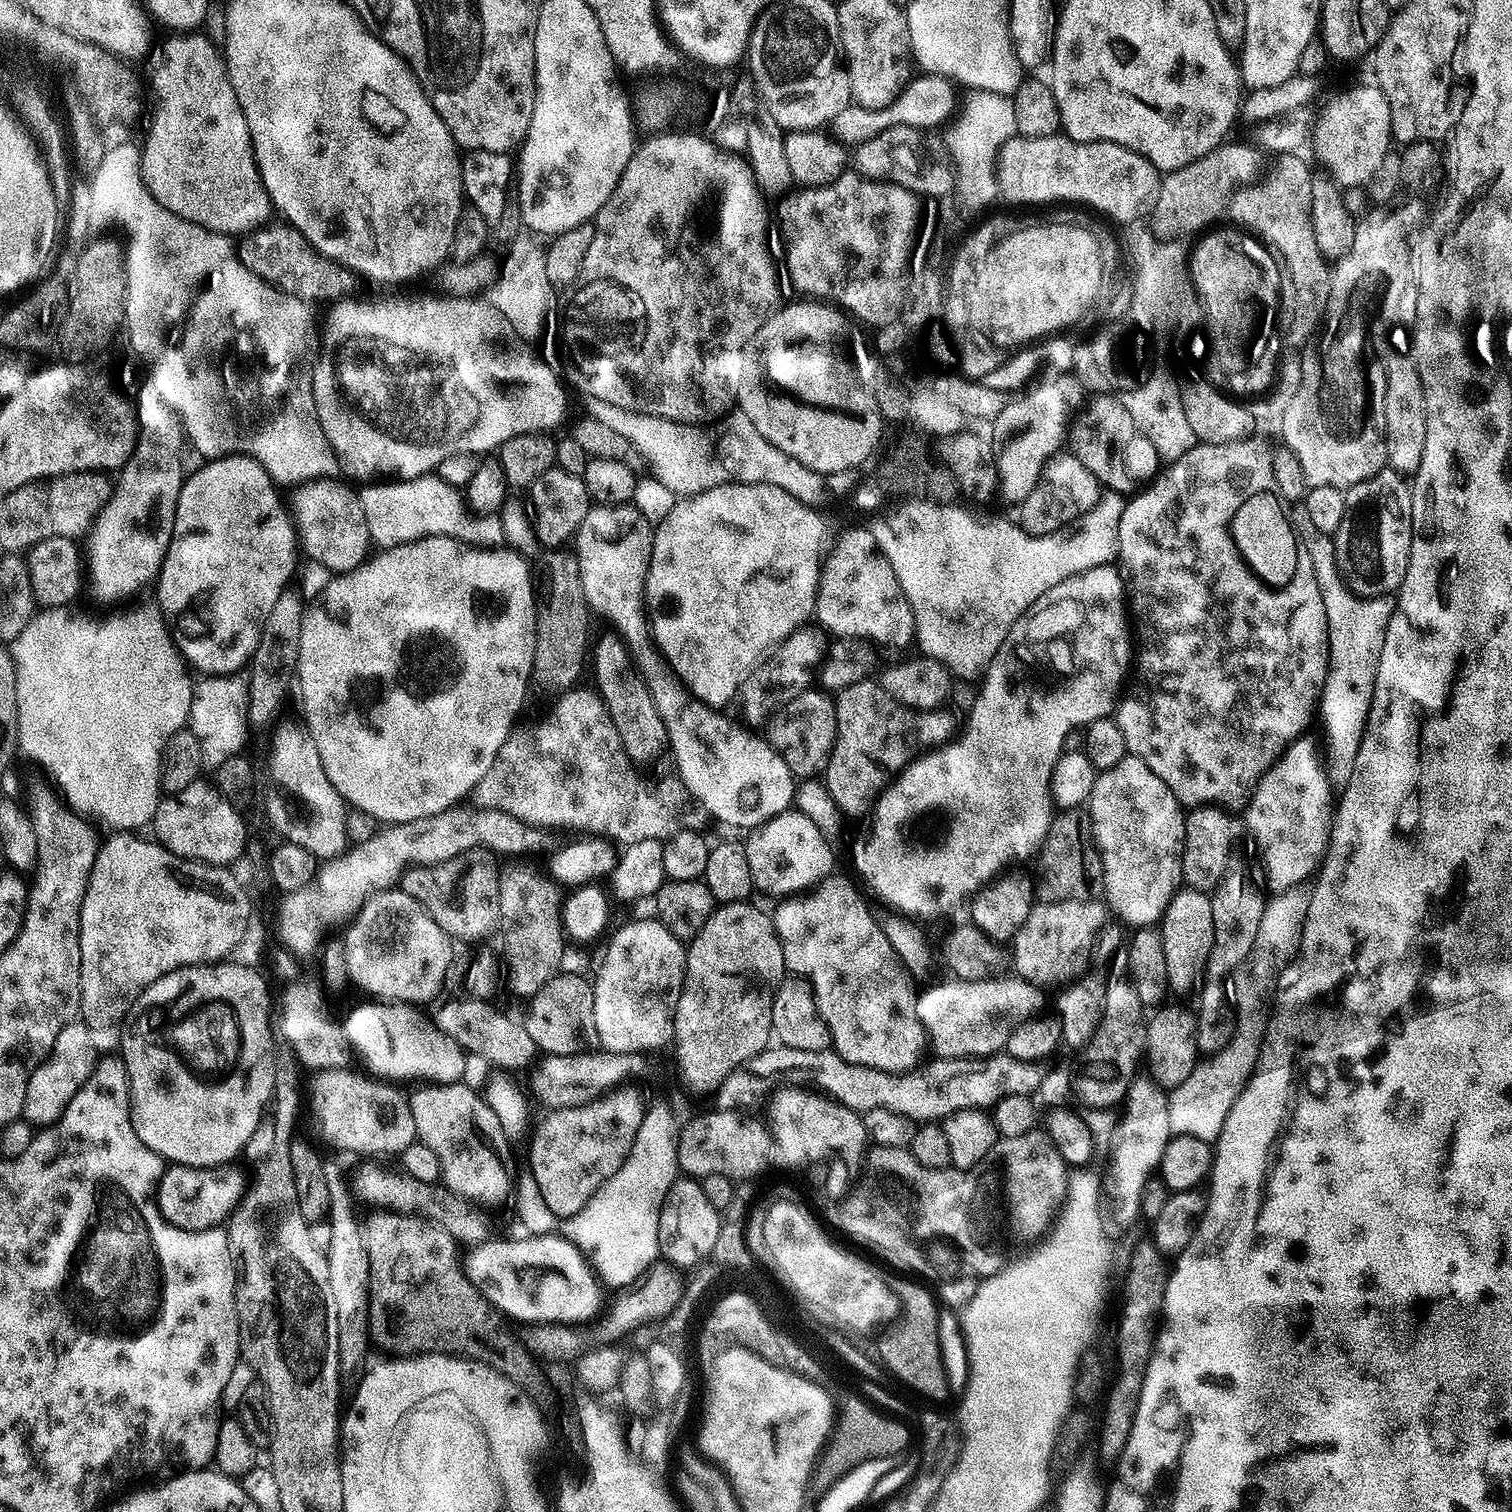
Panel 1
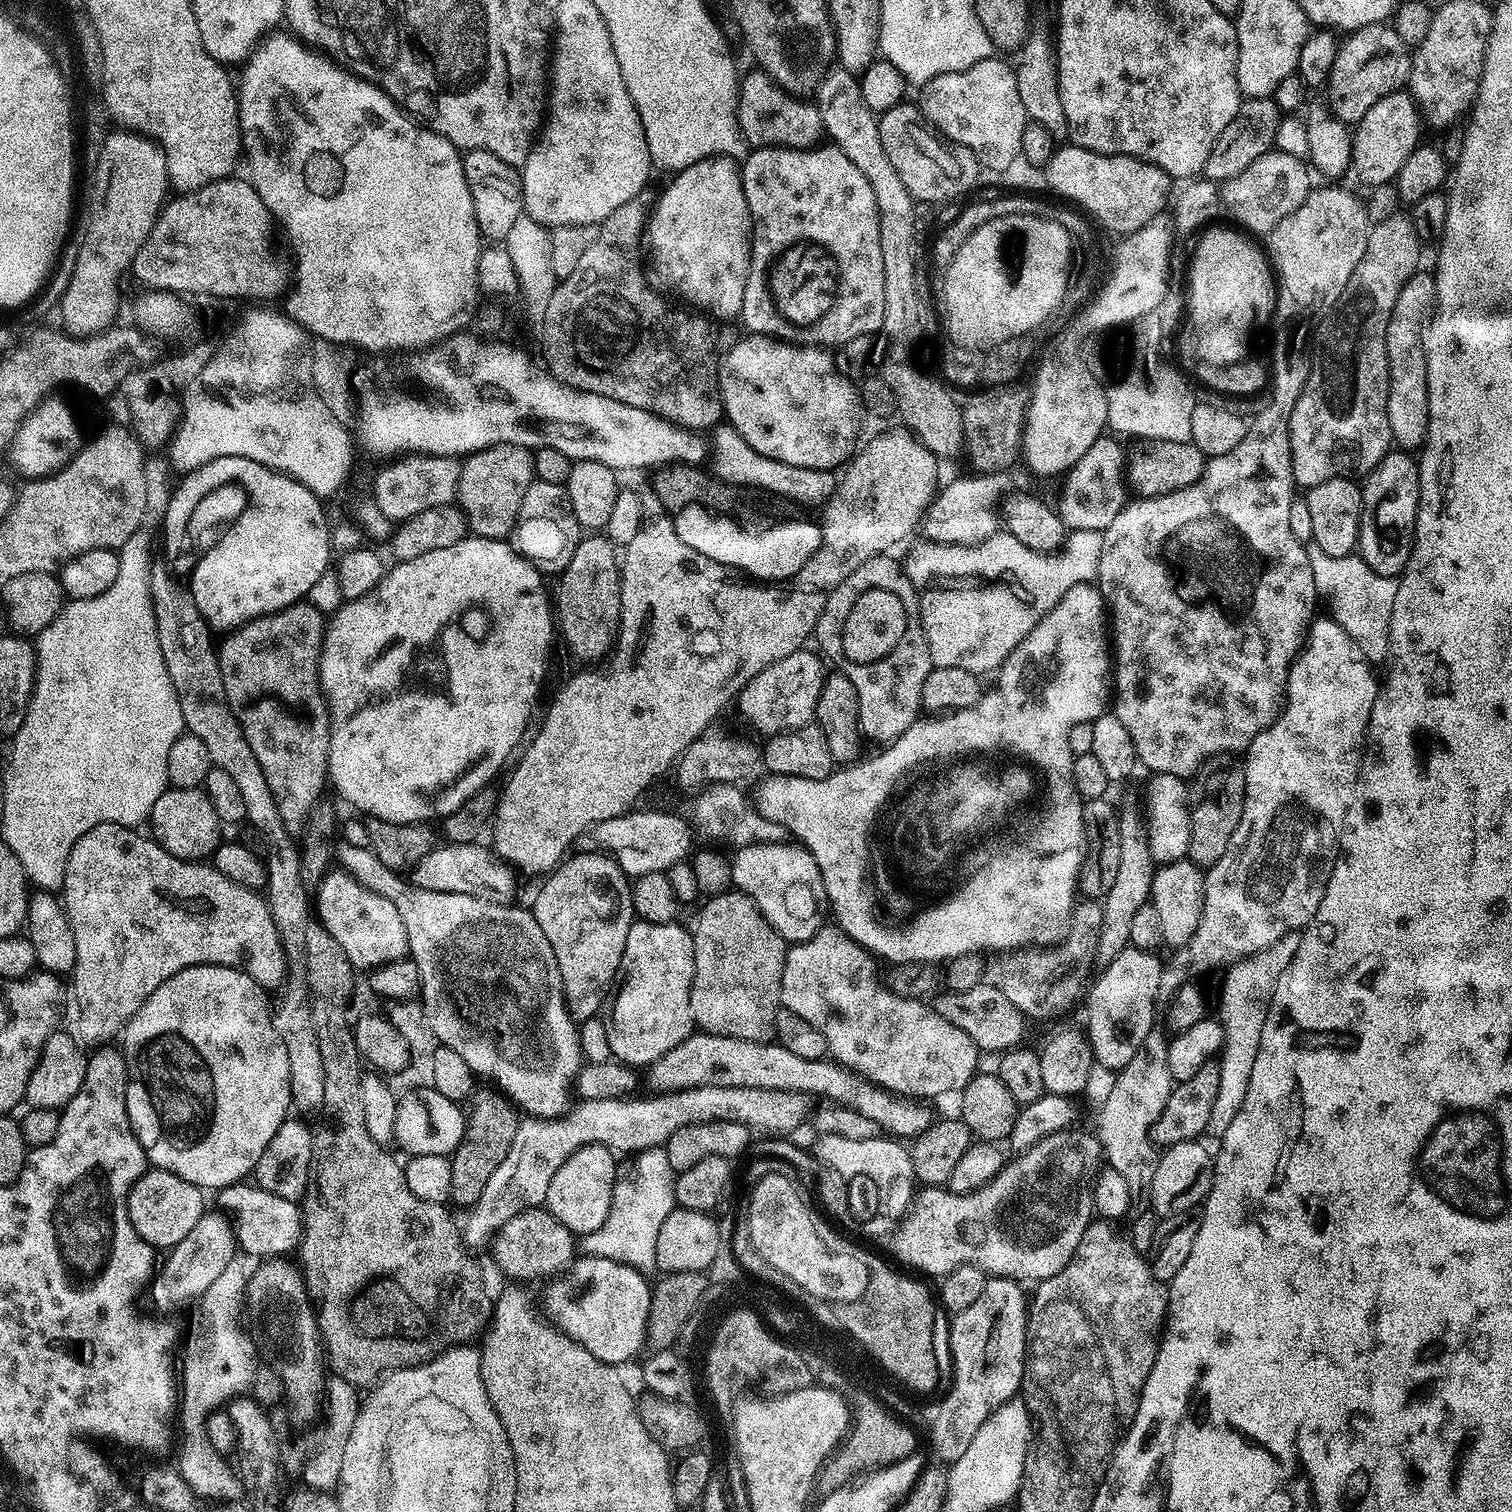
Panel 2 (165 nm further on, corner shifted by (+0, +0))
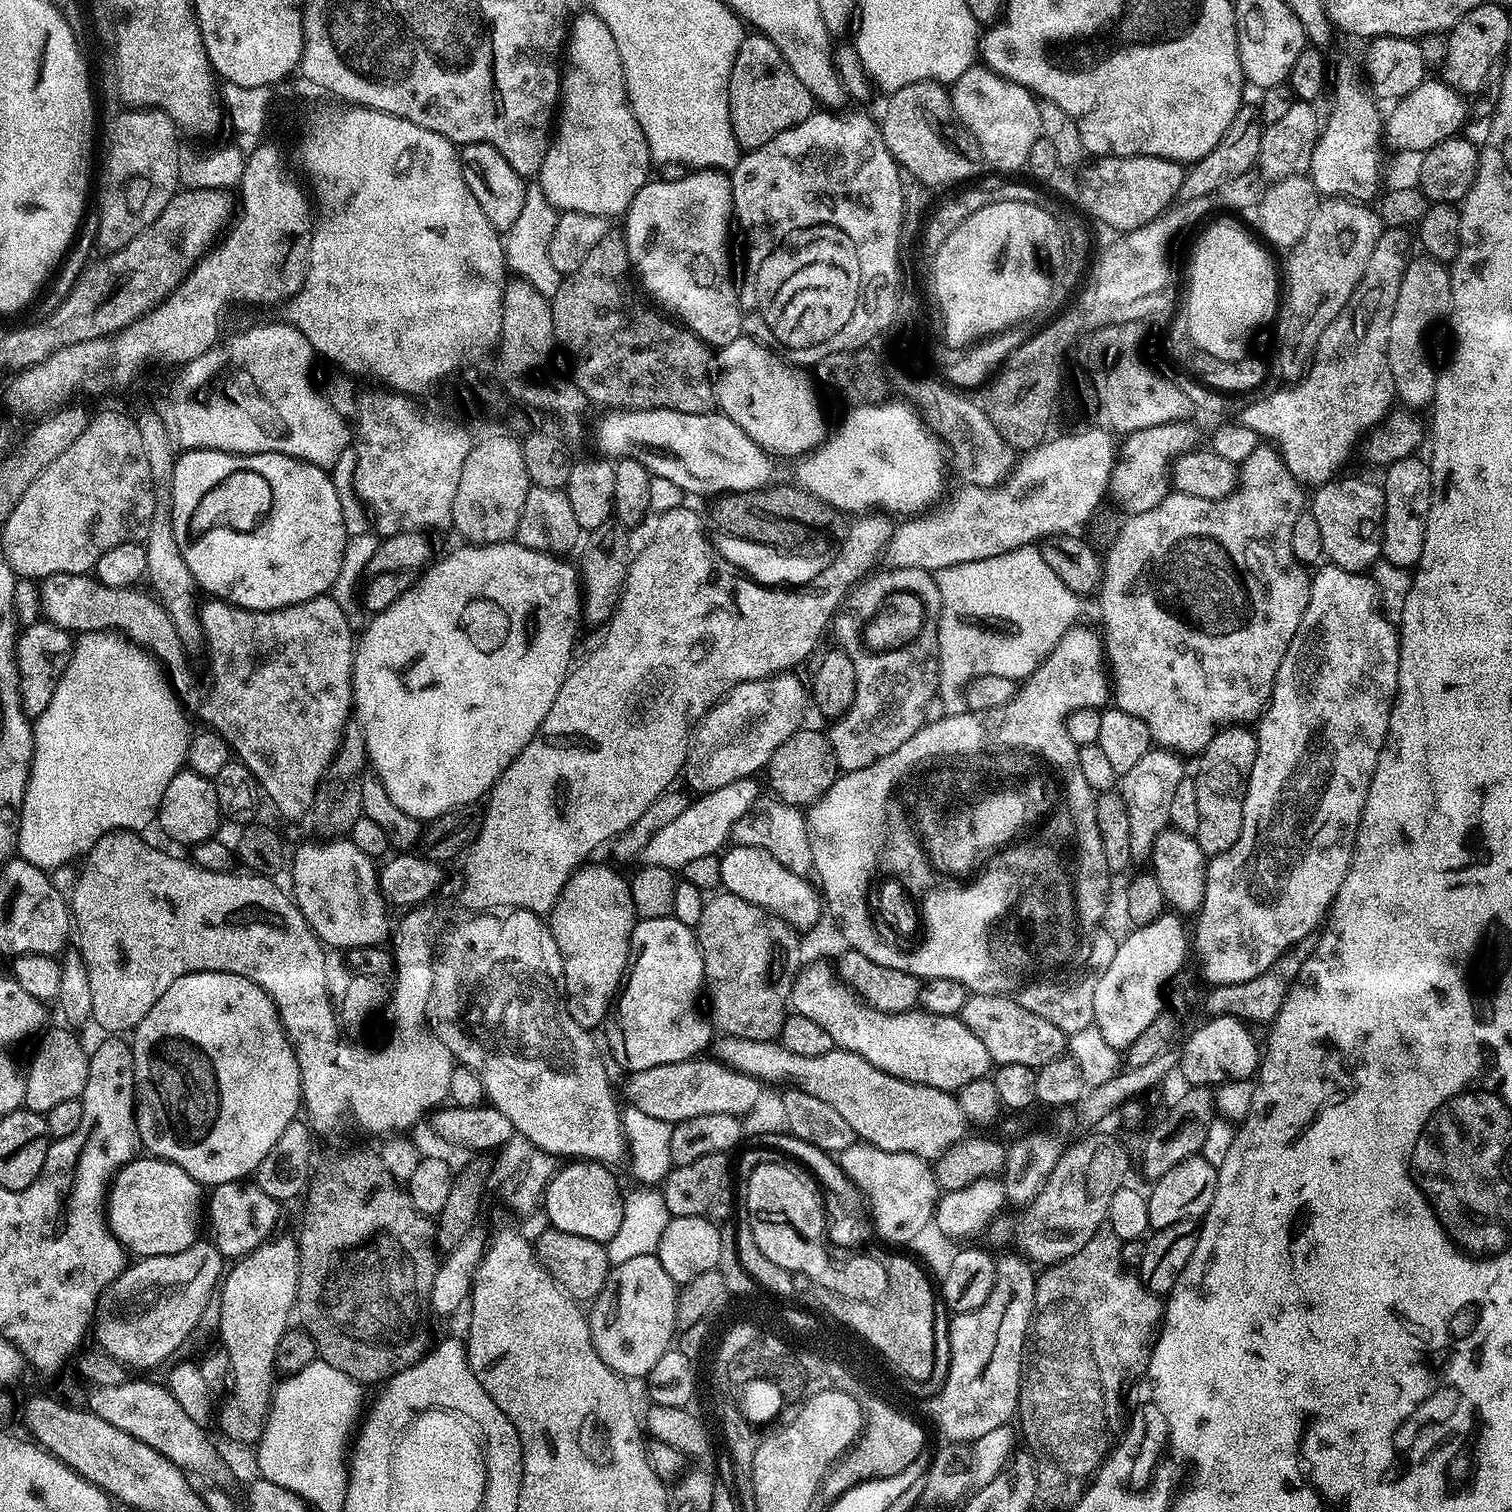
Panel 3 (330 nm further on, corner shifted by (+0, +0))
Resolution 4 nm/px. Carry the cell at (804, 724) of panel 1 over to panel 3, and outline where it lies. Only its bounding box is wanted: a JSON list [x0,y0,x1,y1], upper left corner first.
[766,726,838,806]

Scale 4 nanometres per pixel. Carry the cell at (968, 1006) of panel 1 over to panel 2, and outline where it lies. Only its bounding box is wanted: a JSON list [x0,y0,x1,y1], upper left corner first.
[1095,804,1154,966]

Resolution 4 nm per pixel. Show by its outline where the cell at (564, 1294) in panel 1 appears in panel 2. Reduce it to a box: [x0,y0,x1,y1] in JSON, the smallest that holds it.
[544,1254,652,1366]

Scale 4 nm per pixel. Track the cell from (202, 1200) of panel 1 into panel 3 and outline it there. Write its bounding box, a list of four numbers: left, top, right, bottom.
[106,1158,202,1257]

